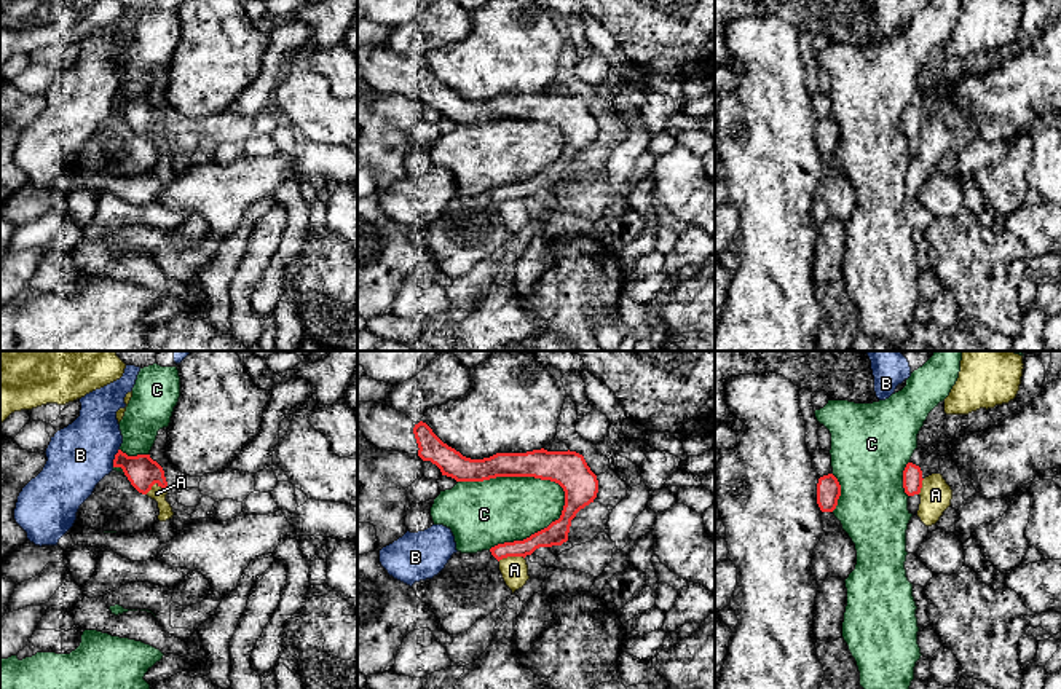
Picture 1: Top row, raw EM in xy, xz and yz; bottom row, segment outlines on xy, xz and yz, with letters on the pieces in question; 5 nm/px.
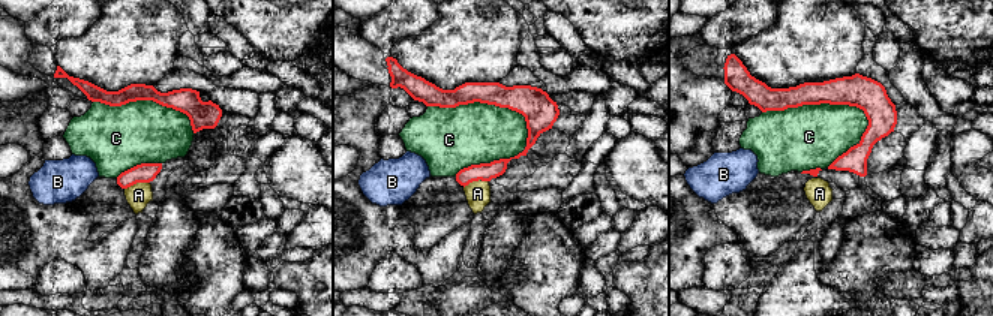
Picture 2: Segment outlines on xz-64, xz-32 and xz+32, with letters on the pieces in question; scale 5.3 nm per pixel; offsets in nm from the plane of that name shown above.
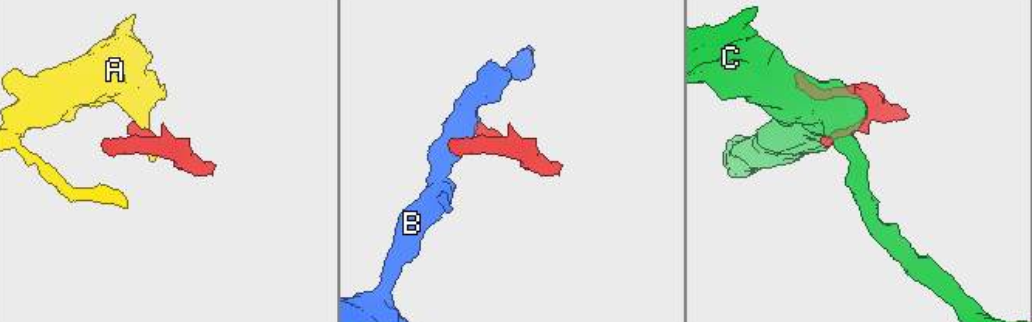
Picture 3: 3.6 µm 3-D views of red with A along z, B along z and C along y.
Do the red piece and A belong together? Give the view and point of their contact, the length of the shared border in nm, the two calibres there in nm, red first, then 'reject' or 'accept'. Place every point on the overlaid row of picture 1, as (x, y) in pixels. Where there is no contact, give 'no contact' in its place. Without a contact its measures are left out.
xz (511, 555) | 140 nm | 110/140 nm | reject

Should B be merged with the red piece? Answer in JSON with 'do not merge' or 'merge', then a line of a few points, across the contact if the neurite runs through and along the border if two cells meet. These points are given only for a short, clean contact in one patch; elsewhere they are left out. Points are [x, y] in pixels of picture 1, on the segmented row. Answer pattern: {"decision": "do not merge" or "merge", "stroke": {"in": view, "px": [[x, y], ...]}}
{"decision": "do not merge", "stroke": {"in": "xy", "px": [[118, 448], [112, 466]]}}

